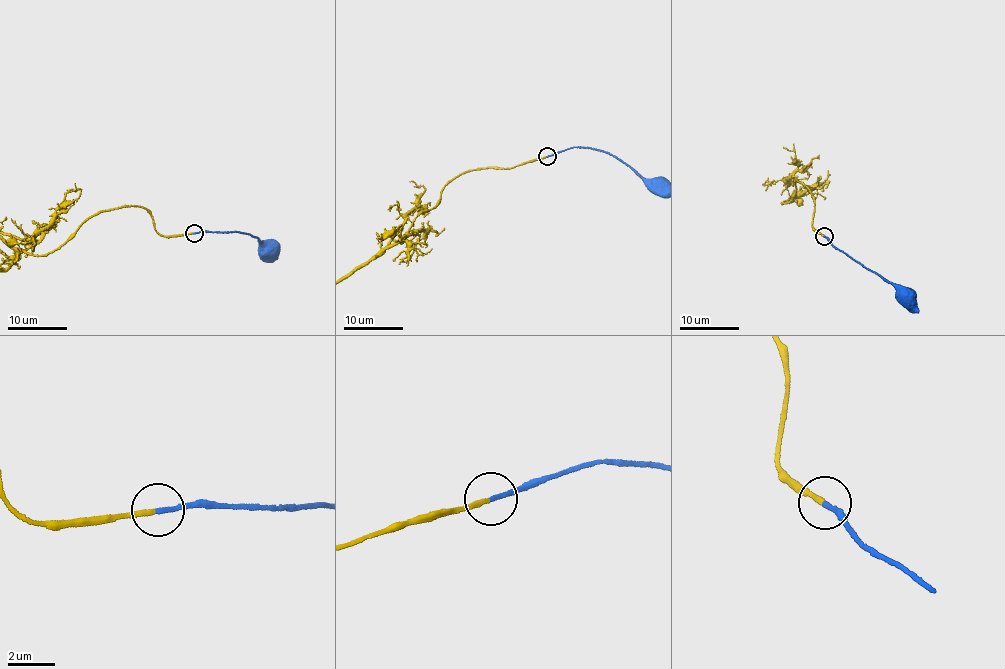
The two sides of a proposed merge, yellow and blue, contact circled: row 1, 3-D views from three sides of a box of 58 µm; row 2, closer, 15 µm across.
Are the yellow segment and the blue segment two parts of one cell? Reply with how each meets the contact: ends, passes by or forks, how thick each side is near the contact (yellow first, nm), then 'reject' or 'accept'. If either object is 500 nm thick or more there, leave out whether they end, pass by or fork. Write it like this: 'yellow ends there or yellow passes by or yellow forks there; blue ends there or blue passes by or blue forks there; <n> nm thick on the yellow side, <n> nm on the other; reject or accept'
yellow ends there; blue ends there; 240 nm thick on the yellow side, 200 nm on the other; accept

